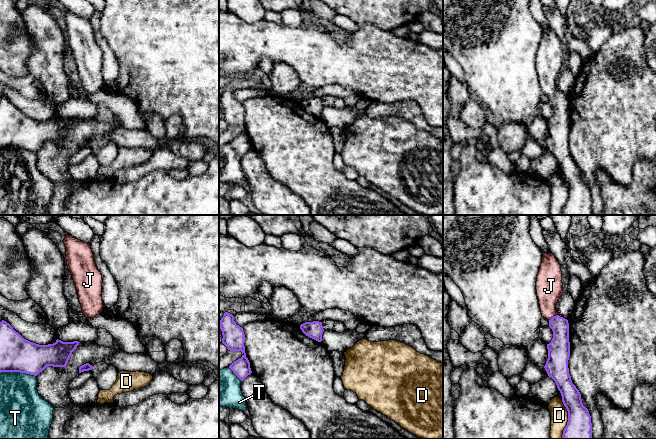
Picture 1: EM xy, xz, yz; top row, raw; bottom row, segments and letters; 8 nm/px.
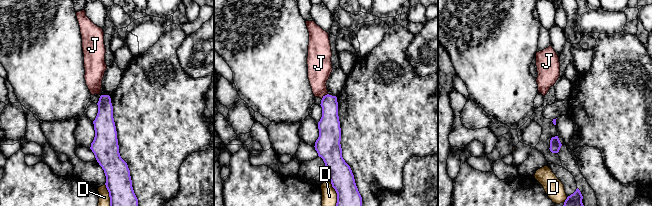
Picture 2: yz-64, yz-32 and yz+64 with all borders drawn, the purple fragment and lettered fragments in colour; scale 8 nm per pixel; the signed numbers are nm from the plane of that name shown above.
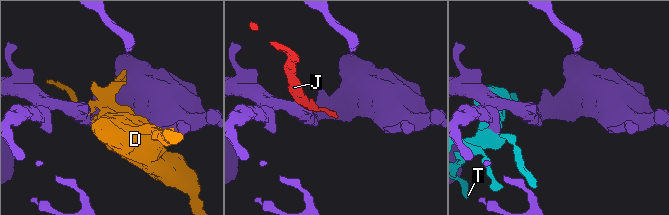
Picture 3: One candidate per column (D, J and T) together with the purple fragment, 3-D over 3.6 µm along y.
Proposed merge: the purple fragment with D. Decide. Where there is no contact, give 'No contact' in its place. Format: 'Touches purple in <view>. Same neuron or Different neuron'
Touches purple in yz. Different neuron

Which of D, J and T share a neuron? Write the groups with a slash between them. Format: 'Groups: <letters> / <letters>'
Groups: D / J / T

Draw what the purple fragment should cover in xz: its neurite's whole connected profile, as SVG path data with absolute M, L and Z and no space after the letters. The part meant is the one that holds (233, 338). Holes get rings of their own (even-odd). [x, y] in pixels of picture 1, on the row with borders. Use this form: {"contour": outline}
{"contour": "M225 312L220 320L220 329L222 331L222 343L230 351L241 351L242 357L234 361L229 368L233 373L243 381L248 375L252 373L250 362L245 353L245 334L243 328L236 324L234 316Z"}

